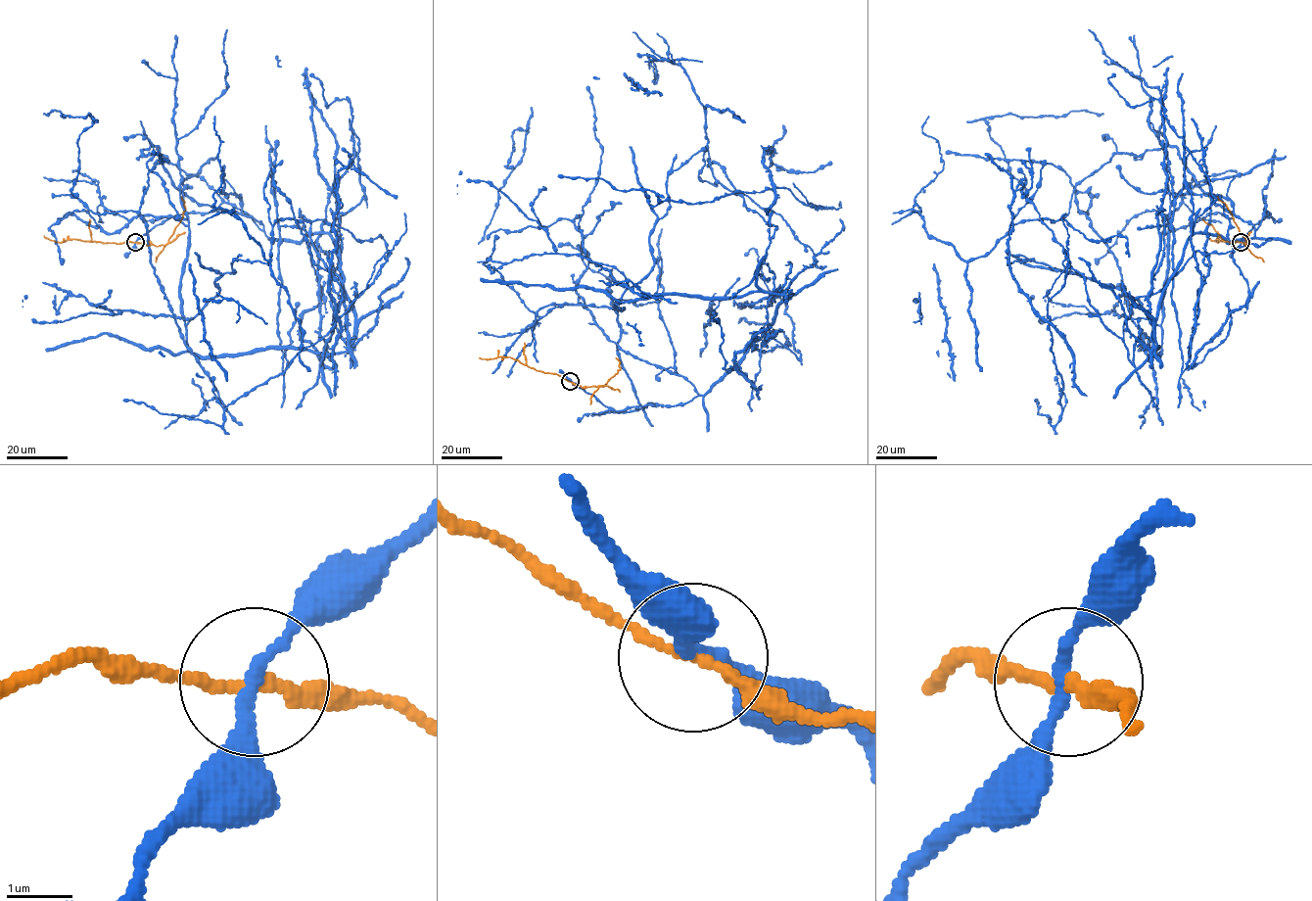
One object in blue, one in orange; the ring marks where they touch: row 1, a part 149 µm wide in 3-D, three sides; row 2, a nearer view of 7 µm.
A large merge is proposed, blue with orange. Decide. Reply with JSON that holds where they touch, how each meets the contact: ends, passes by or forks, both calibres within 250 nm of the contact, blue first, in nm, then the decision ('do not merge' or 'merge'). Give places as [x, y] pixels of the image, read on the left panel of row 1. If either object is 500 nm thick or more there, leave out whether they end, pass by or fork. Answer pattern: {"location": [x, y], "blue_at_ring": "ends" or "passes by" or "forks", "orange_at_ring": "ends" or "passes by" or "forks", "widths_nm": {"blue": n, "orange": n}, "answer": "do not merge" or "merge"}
{"location": [135, 242], "blue_at_ring": "passes by", "orange_at_ring": "passes by", "widths_nm": {"blue": 190, "orange": 170}, "answer": "do not merge"}

